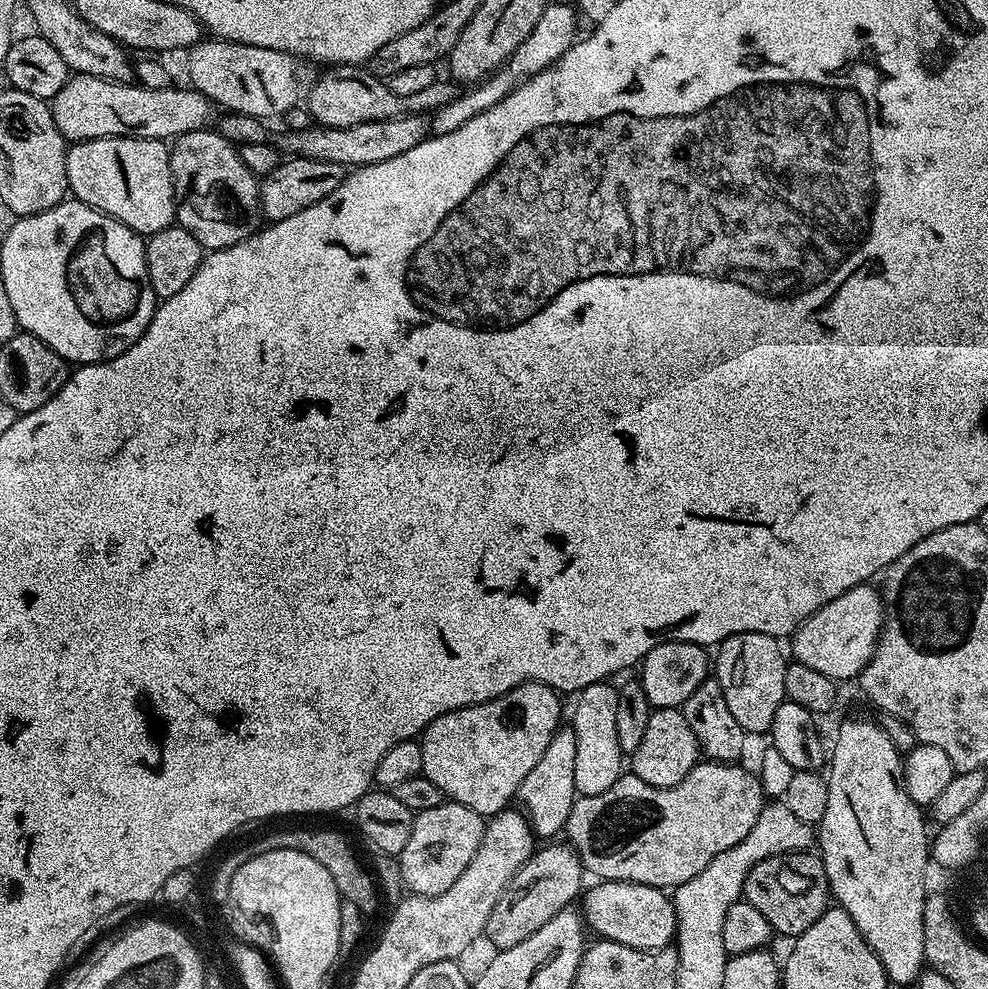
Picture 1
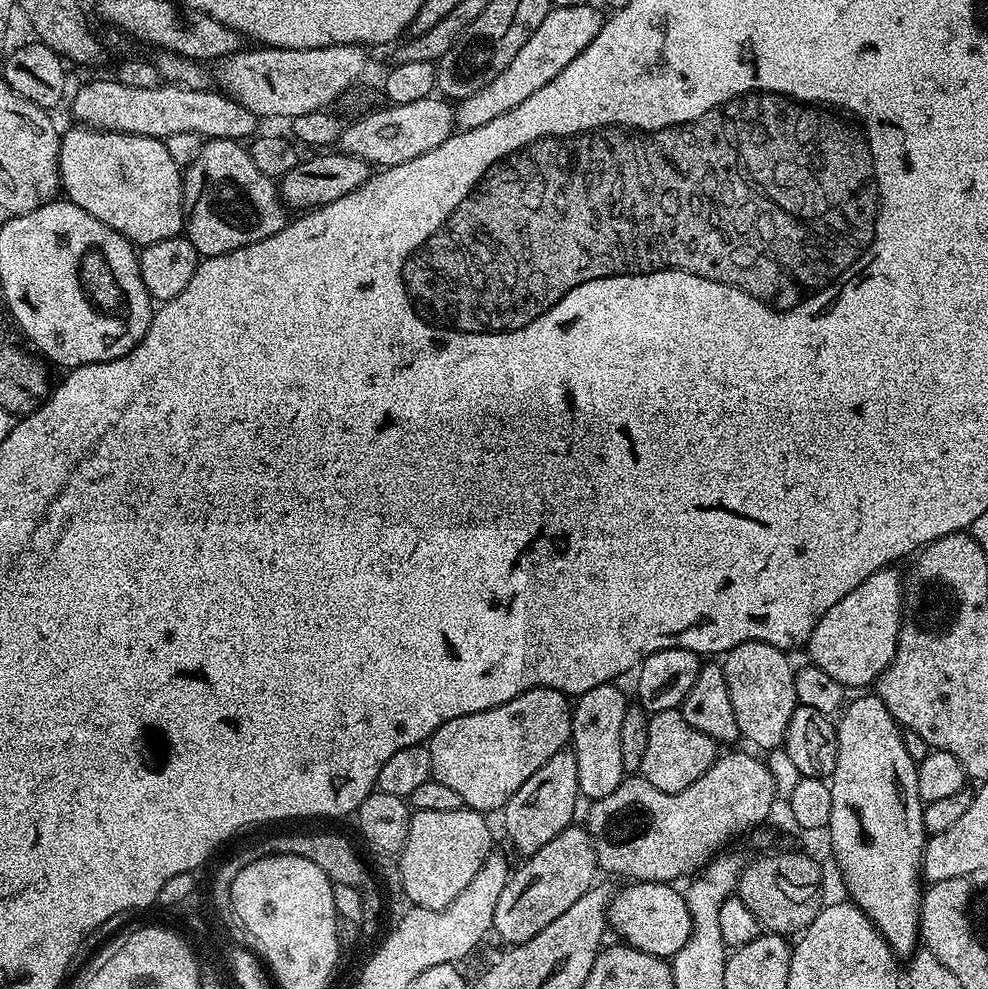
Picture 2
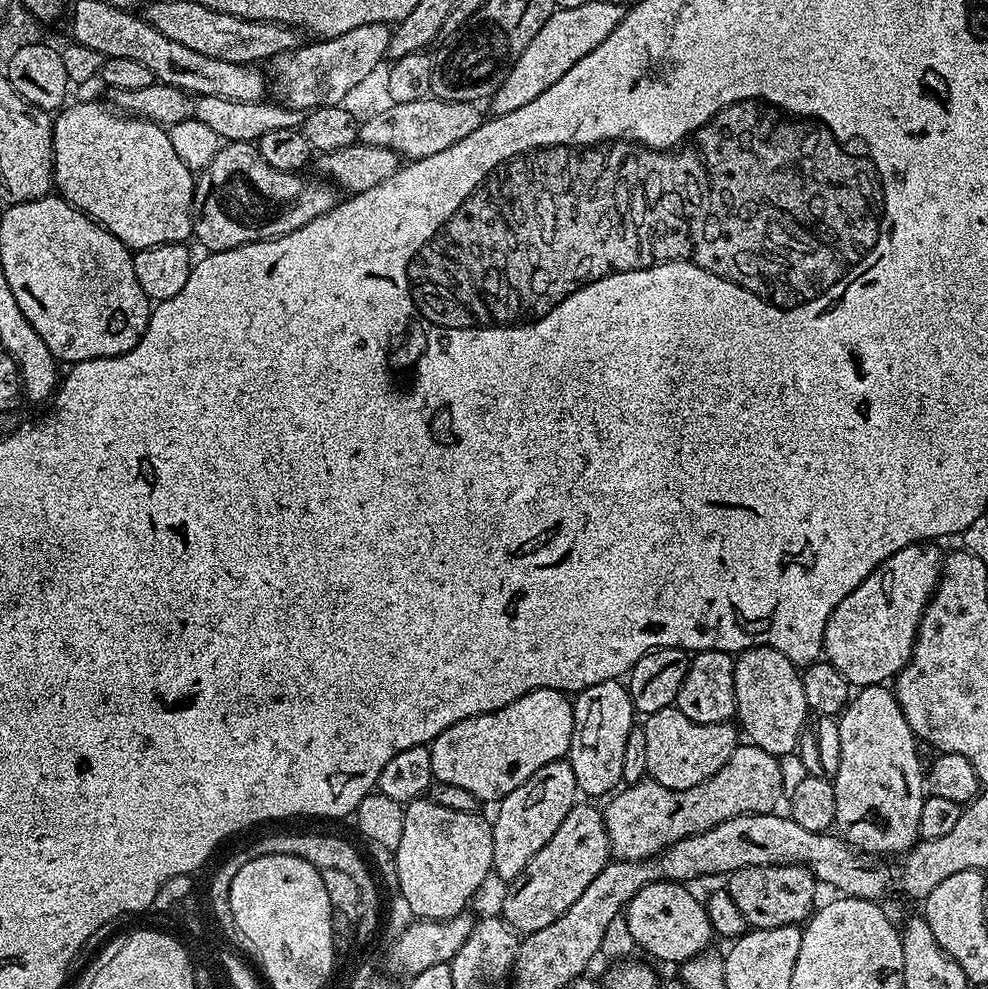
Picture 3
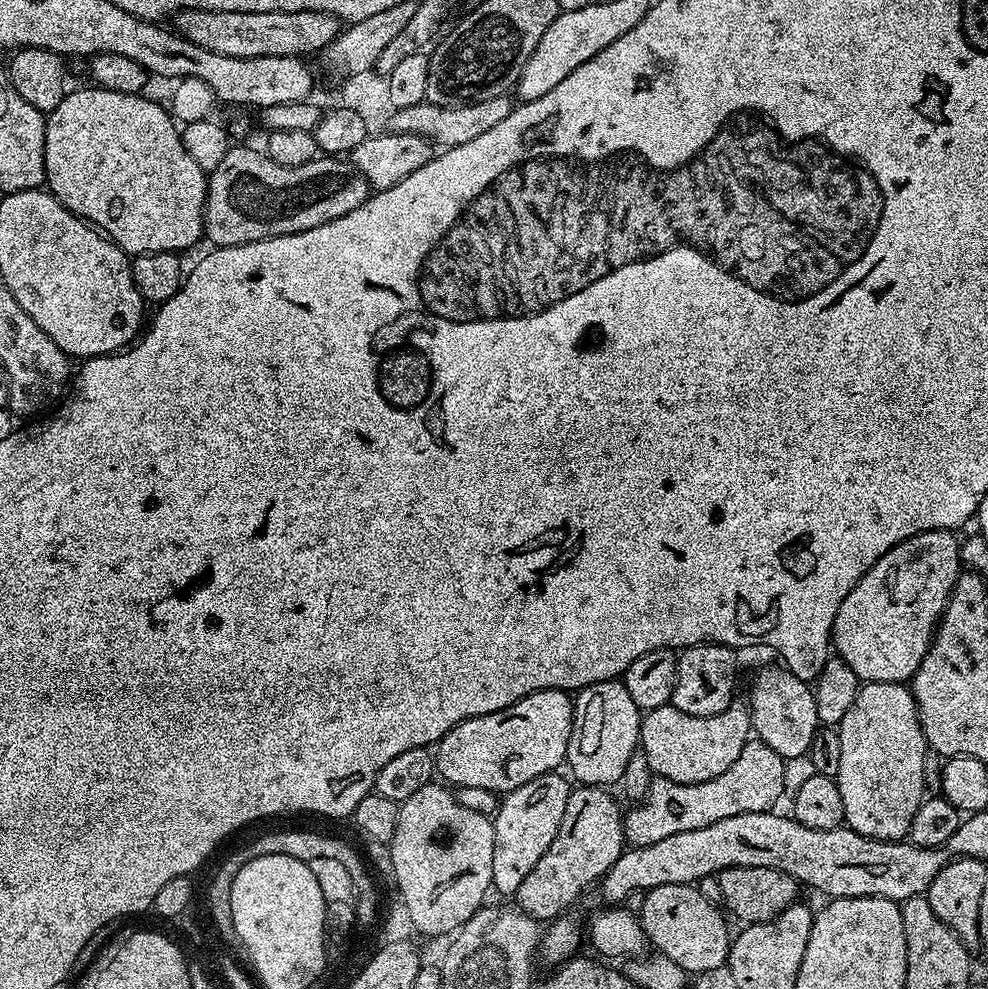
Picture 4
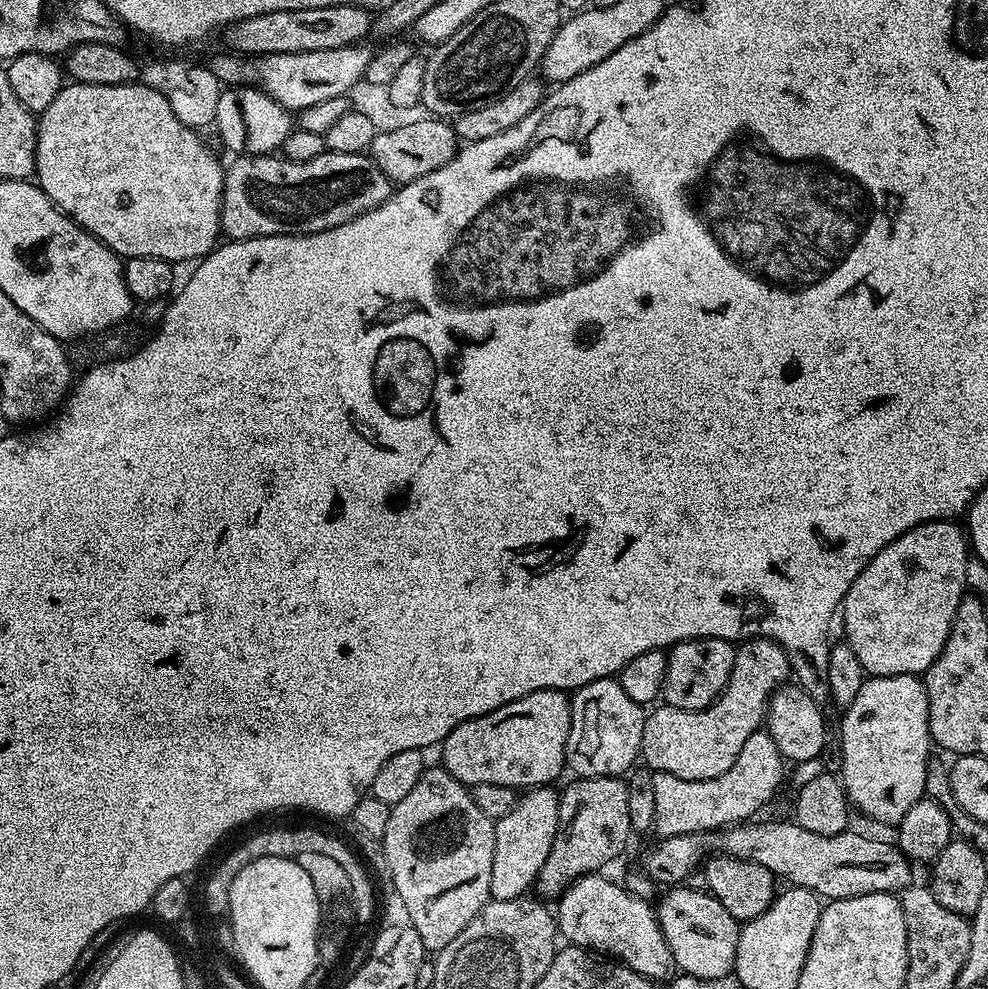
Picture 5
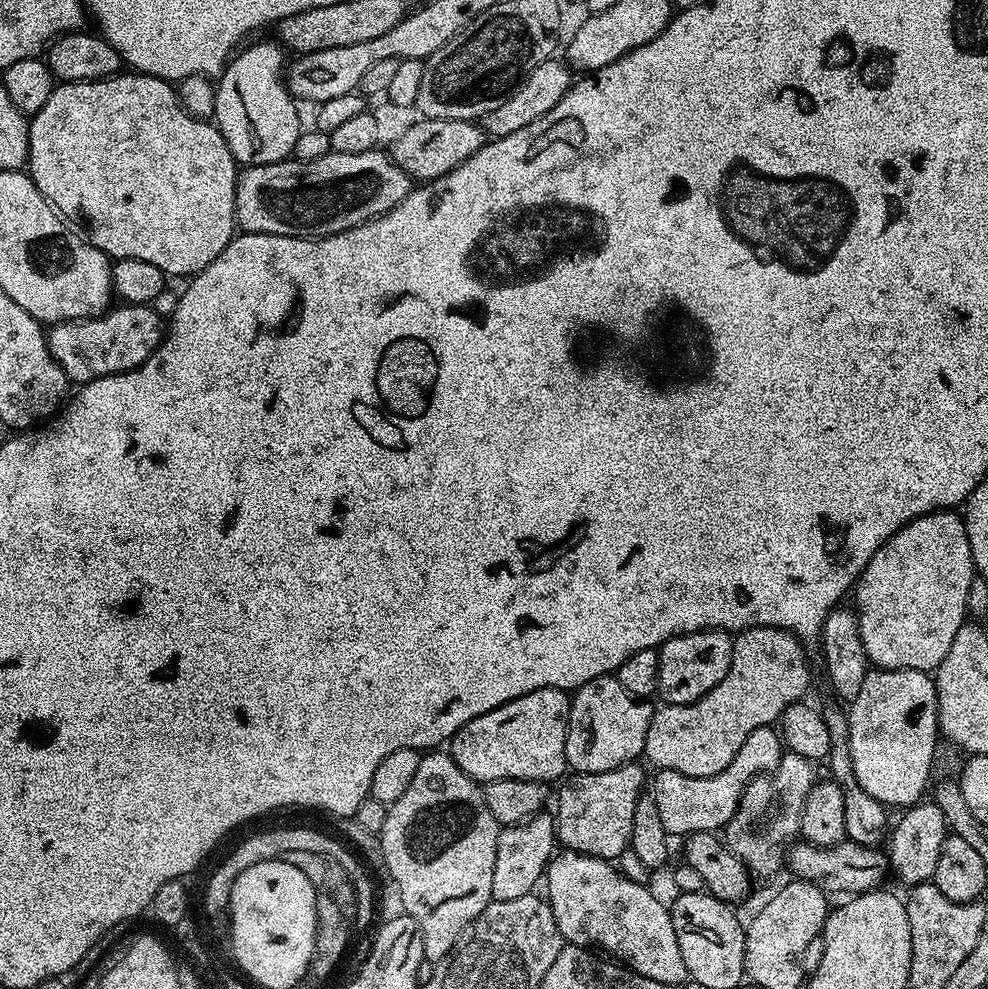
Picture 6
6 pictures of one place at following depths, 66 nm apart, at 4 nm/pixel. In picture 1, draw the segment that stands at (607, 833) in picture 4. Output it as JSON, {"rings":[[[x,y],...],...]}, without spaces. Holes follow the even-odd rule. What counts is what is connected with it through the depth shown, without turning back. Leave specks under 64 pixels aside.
{"rings":[[[560,842],[545,843],[548,844],[545,848],[537,847],[532,857],[514,874],[502,899],[496,903],[490,921],[490,936],[492,932],[497,945],[518,946],[518,942],[530,938],[530,934],[534,934],[541,926],[546,926],[554,914],[569,907],[576,895],[576,899],[581,895],[585,887],[586,869],[580,862],[580,855],[571,844],[556,843]]]}

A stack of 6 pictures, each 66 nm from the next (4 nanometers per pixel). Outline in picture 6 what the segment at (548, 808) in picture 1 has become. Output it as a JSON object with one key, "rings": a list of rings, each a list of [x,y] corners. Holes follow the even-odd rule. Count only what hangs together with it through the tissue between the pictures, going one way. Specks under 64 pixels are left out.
{"rings":[[[537,814],[525,820],[523,824],[501,827],[498,838],[498,854],[494,854],[493,900],[522,898],[533,891],[536,883],[540,884],[545,869],[554,856],[557,847],[556,822],[551,815]]]}

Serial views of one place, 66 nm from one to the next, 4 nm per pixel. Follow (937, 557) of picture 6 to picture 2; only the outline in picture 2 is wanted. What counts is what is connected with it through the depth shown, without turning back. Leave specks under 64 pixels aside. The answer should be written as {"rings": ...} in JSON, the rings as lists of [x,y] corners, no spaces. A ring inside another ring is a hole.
{"rings":[[[889,566],[887,568],[879,568],[874,574],[870,574],[870,578],[866,578],[866,582],[862,582],[862,586],[858,586],[854,590],[850,590],[850,594],[846,594],[846,598],[842,598],[842,602],[834,602],[834,606],[830,606],[830,610],[826,610],[826,614],[820,616],[819,622],[814,626],[814,630],[810,634],[806,645],[807,659],[811,663],[817,664],[822,670],[826,670],[826,674],[830,674],[830,678],[836,679],[839,684],[844,685],[845,689],[860,688],[856,690],[864,690],[867,686],[875,685],[878,677],[890,666],[890,662],[896,653],[896,643],[900,640],[900,621],[902,619],[902,609],[906,603],[906,588],[902,583],[902,572],[899,572],[899,567]]]}

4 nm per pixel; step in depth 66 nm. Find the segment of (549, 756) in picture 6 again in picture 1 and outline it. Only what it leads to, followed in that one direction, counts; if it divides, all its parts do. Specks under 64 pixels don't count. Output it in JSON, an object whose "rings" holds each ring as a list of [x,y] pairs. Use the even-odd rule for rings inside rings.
{"rings":[[[529,680],[526,684],[519,684],[514,690],[510,690],[505,696],[501,696],[499,700],[487,700],[485,704],[474,704],[471,708],[459,708],[453,712],[442,714],[437,720],[430,722],[430,726],[424,729],[418,740],[422,750],[422,766],[424,767],[422,775],[430,778],[430,782],[434,782],[434,786],[438,786],[438,790],[442,790],[451,803],[466,806],[478,813],[479,816],[491,818],[497,812],[505,811],[511,805],[508,803],[511,800],[513,803],[514,797],[519,793],[520,783],[526,778],[526,774],[530,774],[530,770],[534,770],[534,765],[538,762],[538,758],[542,758],[542,754],[546,751],[546,746],[550,746],[550,740],[554,738],[561,727],[559,699],[561,700],[561,697],[555,688],[548,684],[540,684],[536,680]]]}

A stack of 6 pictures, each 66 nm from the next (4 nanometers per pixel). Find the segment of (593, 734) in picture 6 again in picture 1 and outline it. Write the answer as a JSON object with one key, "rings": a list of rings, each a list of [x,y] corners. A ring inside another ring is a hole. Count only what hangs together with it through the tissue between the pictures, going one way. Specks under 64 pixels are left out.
{"rings":[[[601,682],[586,686],[575,697],[576,709],[572,712],[572,721],[570,727],[574,738],[576,739],[576,753],[574,754],[574,786],[580,796],[593,796],[602,794],[602,790],[610,790],[614,782],[622,775],[620,768],[620,759],[622,753],[618,746],[618,691],[615,687],[611,688],[611,683]]]}

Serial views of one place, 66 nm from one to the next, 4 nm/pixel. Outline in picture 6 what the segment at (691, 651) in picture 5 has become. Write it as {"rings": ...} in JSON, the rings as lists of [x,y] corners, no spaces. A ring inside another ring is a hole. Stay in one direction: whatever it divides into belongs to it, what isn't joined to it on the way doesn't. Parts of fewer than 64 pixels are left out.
{"rings":[[[718,628],[691,632],[670,638],[658,649],[658,686],[656,691],[664,704],[698,702],[702,694],[710,694],[732,665],[732,641],[729,633]]]}

